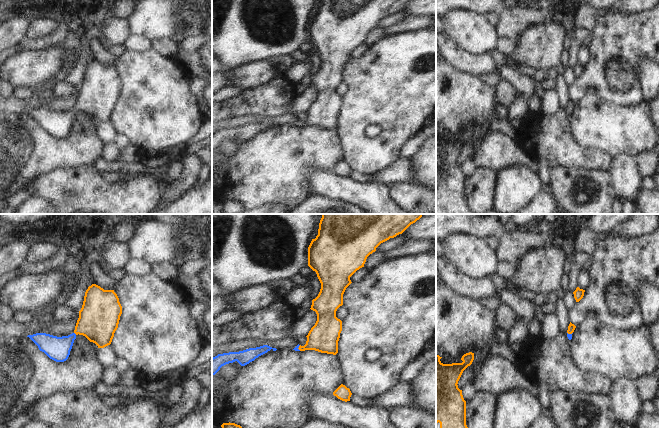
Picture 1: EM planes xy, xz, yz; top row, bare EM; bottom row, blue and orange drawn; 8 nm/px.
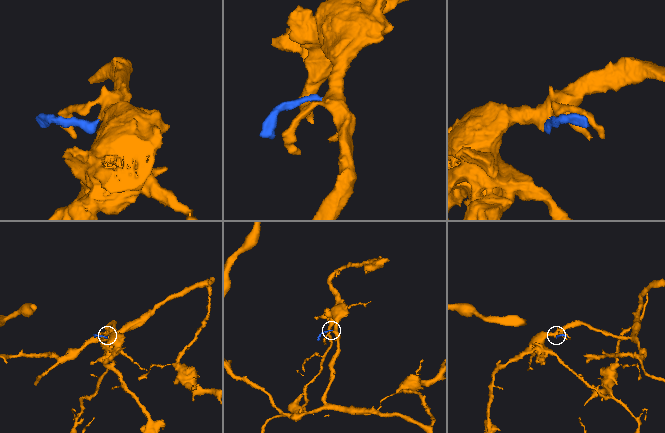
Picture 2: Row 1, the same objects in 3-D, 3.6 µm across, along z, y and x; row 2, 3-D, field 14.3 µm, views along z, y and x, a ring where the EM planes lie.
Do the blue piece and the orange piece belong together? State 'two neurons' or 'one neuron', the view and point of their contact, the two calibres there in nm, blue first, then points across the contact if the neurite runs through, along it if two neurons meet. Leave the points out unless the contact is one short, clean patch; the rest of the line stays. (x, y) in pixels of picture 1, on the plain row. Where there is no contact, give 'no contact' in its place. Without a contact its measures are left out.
one neuron; contact xz (298, 123); calibres 30 and 240 nm; way xz (296, 124), (298, 123), (306, 123), (323, 113)

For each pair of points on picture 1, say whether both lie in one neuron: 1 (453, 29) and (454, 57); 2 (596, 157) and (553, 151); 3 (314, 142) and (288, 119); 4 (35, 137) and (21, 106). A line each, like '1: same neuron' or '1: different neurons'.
1: different neurons
2: same neuron
3: different neurons
4: different neurons

